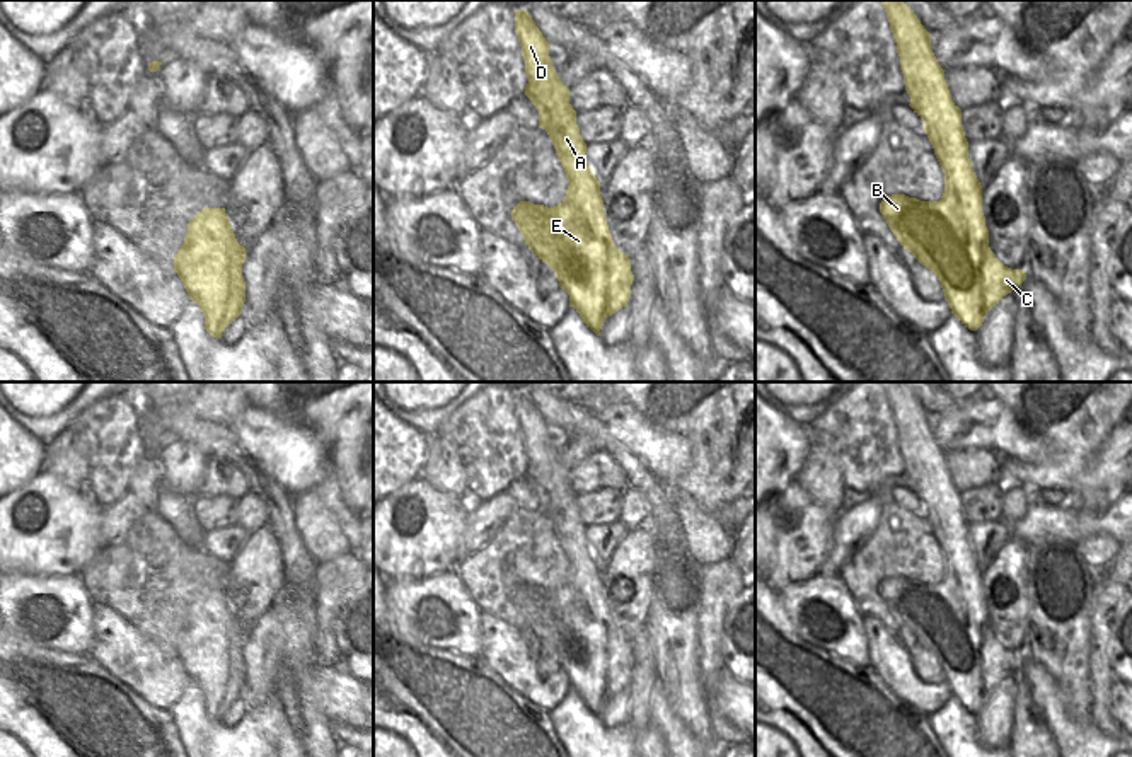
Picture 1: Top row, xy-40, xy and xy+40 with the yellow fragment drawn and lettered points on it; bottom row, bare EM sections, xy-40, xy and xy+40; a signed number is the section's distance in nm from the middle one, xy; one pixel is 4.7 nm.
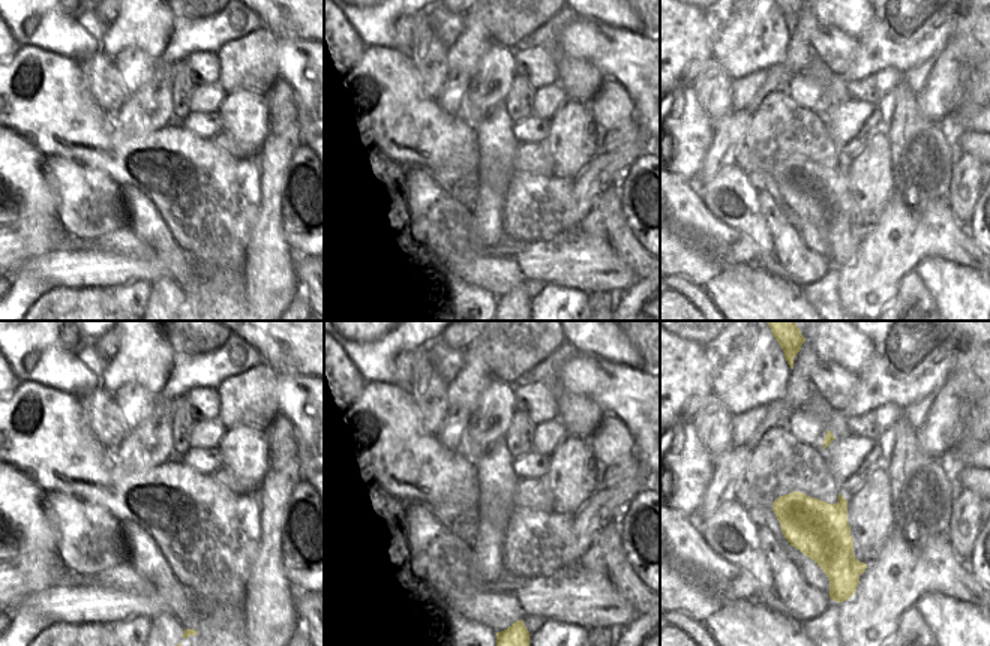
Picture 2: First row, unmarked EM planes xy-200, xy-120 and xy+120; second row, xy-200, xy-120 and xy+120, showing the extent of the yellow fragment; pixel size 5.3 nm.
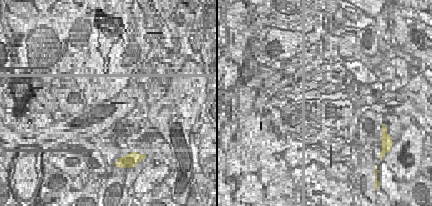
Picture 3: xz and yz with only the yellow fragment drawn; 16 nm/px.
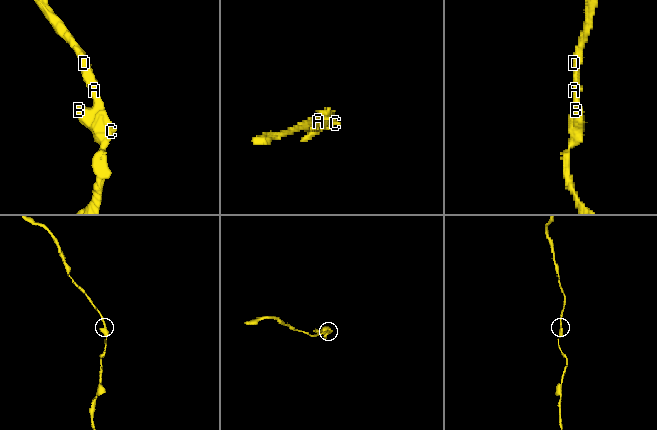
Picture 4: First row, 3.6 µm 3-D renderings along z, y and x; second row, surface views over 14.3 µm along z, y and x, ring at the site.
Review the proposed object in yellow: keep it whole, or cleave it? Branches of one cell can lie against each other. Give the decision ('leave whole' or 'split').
leave whole

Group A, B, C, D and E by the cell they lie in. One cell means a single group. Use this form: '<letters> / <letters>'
A B C D E

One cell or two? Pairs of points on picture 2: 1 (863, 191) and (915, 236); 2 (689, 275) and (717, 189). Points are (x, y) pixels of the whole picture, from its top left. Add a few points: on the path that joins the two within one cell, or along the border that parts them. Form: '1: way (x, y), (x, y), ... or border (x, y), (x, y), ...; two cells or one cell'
1: border (896, 192), (881, 216), (867, 230); two cells
2: border (693, 180), (701, 201), (720, 221), (740, 231); two cells

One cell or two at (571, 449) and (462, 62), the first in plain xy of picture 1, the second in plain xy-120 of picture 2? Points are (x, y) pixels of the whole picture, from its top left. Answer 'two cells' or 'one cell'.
two cells

